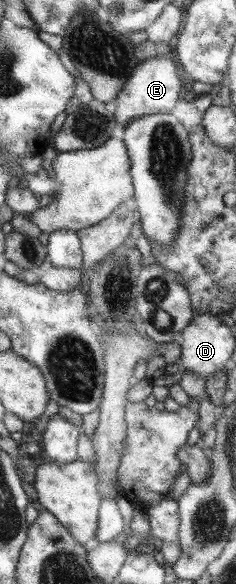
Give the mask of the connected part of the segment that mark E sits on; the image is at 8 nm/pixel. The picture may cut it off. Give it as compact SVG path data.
M152 57L142 61L126 81L124 88L116 95L116 120L122 128L142 115L172 113L172 107L178 101L182 81L176 73L176 63L168 57Z

